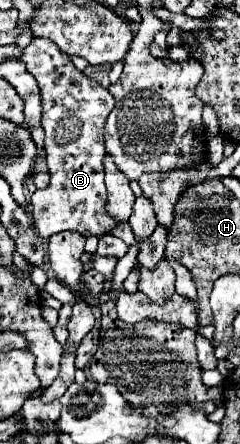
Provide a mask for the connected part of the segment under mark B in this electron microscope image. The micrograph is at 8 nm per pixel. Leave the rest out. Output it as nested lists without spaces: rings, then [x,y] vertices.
[[[33,37],[31,43],[21,51],[21,61],[27,65],[27,71],[37,79],[41,89],[41,105],[43,117],[41,127],[45,129],[45,159],[49,165],[51,183],[45,191],[35,191],[31,195],[31,211],[37,225],[37,233],[45,239],[59,231],[79,231],[81,235],[103,235],[105,231],[113,229],[113,219],[105,213],[105,183],[103,183],[103,157],[105,157],[105,141],[103,141],[103,125],[107,115],[115,107],[113,95],[101,87],[97,81],[89,79],[81,71],[75,69],[67,53],[61,53],[57,45],[49,39]]]

